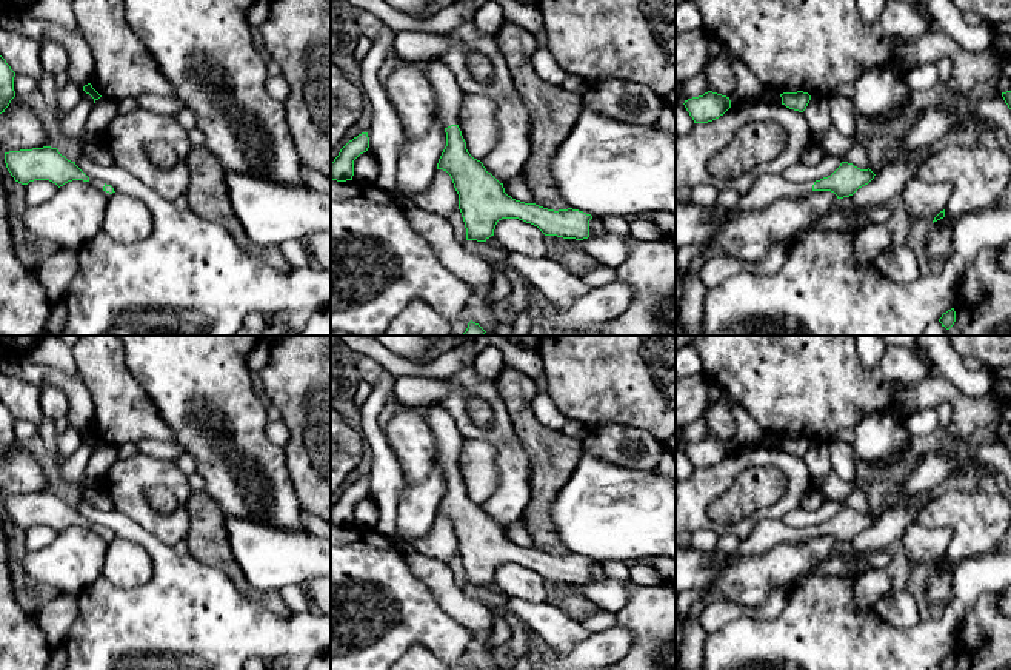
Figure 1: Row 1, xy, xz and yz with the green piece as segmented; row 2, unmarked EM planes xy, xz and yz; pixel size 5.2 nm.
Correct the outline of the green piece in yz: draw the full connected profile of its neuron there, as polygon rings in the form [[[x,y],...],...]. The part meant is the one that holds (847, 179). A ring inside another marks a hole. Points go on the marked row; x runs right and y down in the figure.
[[[842,162],[831,176],[816,182],[792,183],[782,174],[763,174],[746,194],[740,196],[734,211],[763,209],[779,199],[803,197],[812,191],[831,191],[837,199],[849,197],[859,188],[868,185],[874,176],[869,168],[860,169],[848,162]]]

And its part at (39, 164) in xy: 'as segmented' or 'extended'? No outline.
as segmented

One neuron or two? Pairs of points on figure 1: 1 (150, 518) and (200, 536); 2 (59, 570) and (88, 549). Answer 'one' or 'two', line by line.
1: two
2: one

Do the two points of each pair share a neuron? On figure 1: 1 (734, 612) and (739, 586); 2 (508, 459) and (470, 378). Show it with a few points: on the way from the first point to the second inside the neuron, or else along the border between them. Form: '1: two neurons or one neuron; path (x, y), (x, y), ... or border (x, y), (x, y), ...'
1: two neurons; border (716, 593), (748, 607), (757, 607), (771, 593)
2: one neuron; path (505, 439), (502, 435), (500, 410), (490, 396)

